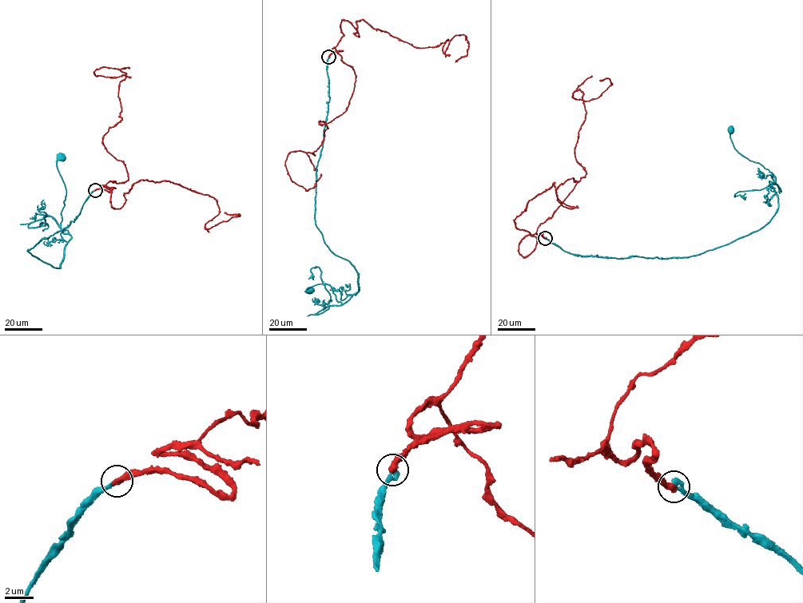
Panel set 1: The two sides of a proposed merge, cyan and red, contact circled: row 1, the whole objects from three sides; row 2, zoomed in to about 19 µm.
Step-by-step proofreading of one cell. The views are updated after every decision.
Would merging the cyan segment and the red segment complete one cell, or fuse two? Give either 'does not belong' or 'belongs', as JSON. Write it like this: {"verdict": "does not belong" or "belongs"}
{"verdict": "does not belong"}

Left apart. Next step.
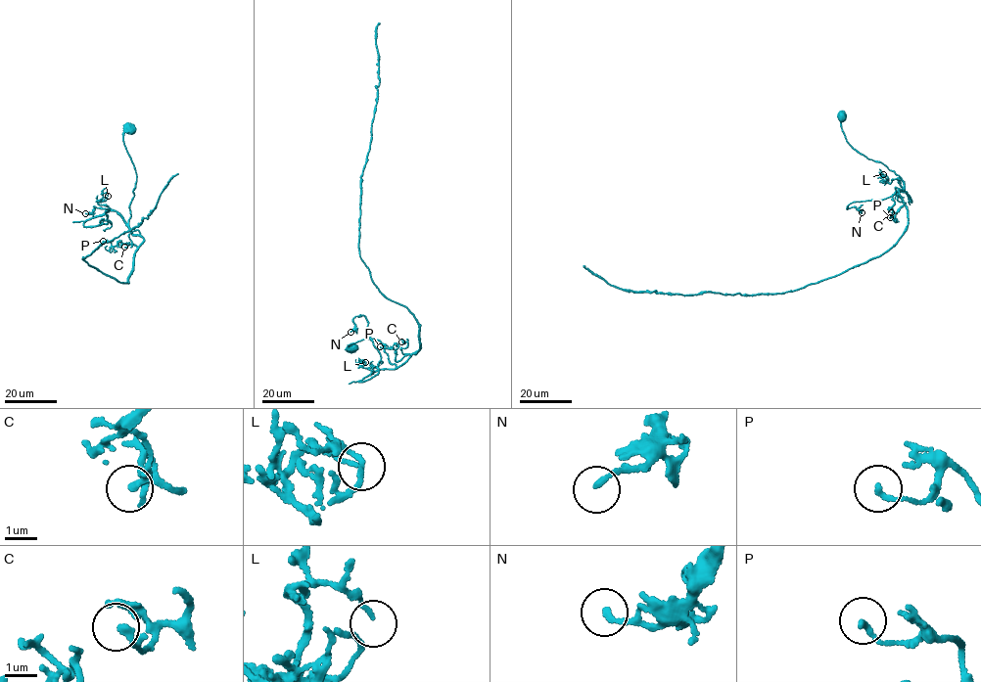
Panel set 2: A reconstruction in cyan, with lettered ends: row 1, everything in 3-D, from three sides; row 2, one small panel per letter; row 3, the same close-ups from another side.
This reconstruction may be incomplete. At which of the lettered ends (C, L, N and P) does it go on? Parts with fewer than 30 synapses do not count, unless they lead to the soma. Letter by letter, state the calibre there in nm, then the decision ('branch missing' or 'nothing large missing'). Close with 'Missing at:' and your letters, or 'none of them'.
C: calibre 100 nm; nothing large missing
L: calibre 130 nm; nothing large missing
N: calibre 180 nm; nothing large missing
P: calibre 160 nm; nothing large missing
Missing at: none of them

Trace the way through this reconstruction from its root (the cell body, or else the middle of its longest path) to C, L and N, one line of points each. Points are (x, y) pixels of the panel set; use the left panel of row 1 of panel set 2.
C: (130, 126), (123, 141), (137, 178), (128, 225), (131, 233), (139, 233), (128, 234), (132, 245), (124, 247)
L: (130, 126), (124, 133), (123, 141), (137, 178), (127, 223), (116, 211), (99, 204), (103, 193), (108, 196)
N: (130, 126), (123, 141), (137, 178), (128, 223), (111, 210), (85, 226), (112, 223), (108, 208), (85, 213)

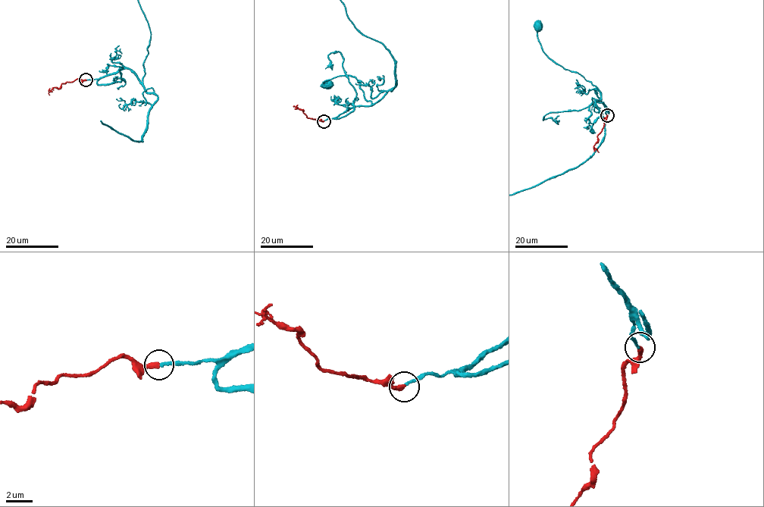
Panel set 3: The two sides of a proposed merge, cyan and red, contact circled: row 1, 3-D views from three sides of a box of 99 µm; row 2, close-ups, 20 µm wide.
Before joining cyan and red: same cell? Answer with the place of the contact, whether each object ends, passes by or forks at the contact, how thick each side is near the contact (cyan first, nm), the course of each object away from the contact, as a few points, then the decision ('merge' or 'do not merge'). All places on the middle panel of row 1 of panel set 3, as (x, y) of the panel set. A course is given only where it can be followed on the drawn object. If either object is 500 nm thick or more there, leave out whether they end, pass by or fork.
(324, 121) | cyan ends | red ends | 190/360 nm | cyan via (324, 121), (353, 107), (372, 104), (365, 99), (358, 79), (349, 76), (324, 80), (323, 83), (327, 86) | red via (324, 121), (307, 117), (302, 109), (295, 106), (297, 108) | merge

